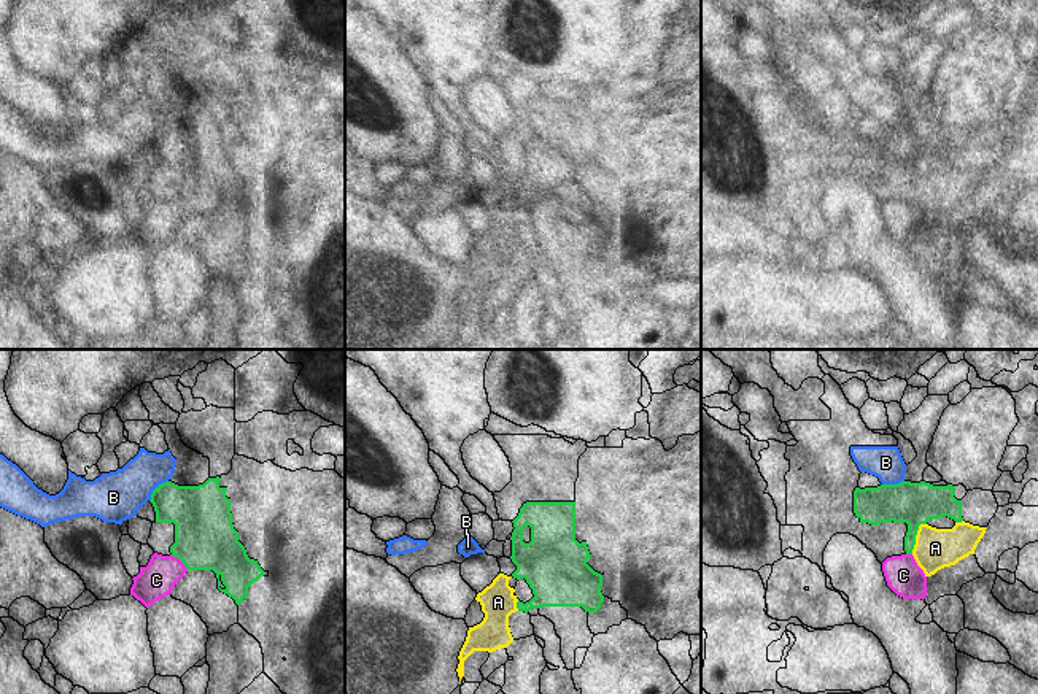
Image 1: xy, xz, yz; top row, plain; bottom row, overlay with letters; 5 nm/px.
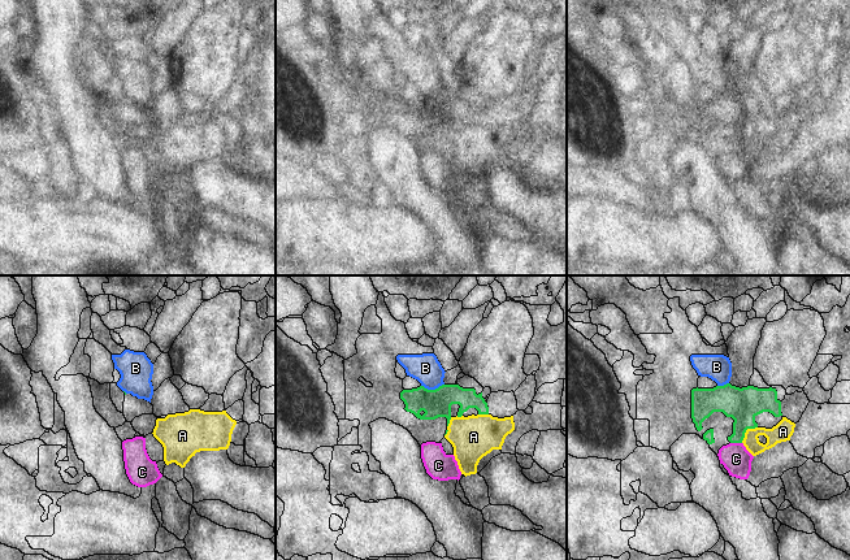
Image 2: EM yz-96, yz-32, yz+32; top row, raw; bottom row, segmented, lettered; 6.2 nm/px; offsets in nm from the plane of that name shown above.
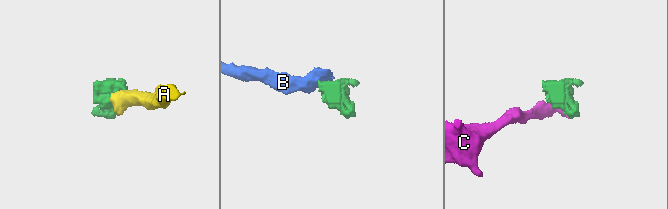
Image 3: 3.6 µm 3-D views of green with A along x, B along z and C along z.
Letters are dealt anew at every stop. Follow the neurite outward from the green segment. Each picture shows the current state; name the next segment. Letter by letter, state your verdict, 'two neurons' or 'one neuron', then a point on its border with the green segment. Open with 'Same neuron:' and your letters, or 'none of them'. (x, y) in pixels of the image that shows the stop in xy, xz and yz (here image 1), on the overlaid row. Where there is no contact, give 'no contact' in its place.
Same neuron: none of them
A: two neurons; contact yz (914, 537)
B: two neurons; contact xy (154, 489)
C: two neurons; contact xy (180, 559)

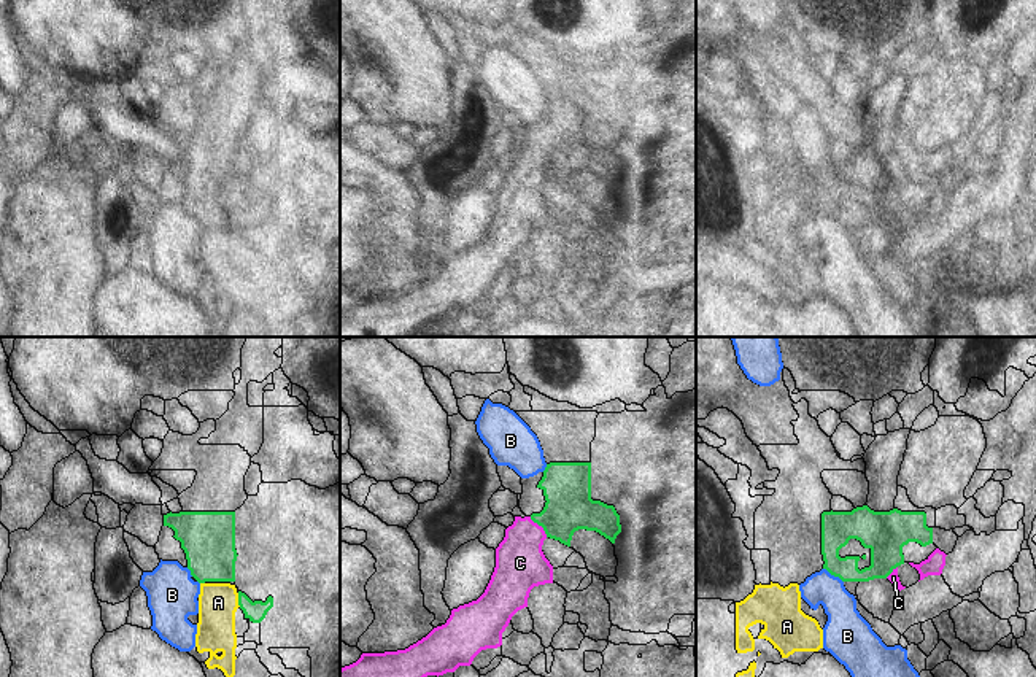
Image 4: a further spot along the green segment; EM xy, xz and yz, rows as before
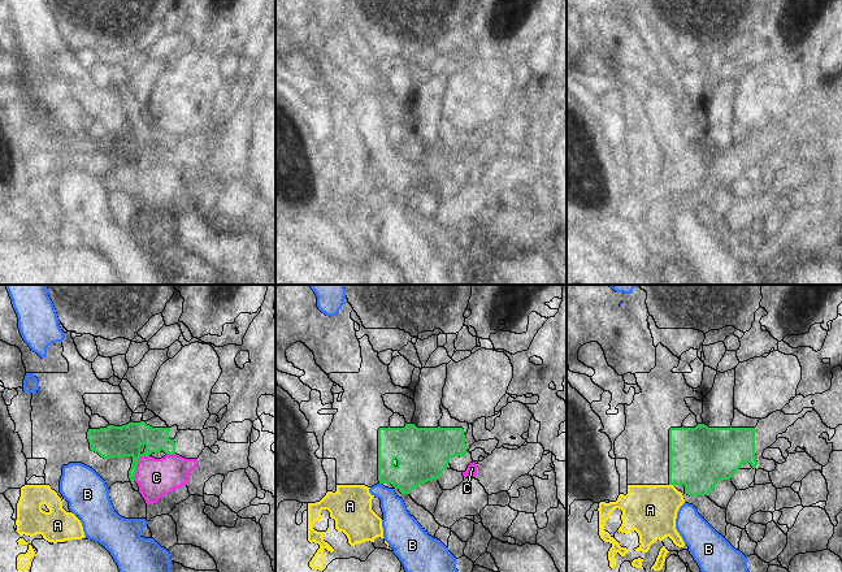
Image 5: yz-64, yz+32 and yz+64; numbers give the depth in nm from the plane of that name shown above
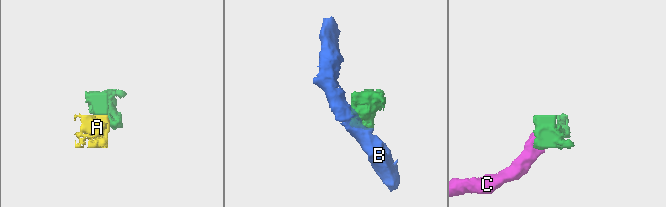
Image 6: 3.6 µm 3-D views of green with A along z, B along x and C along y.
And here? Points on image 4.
Same neuron: A
A: one neuron; contact xy (239, 599)
B: two neurons; contact yz (833, 574)
C: two neurons; contact xz (541, 525)

